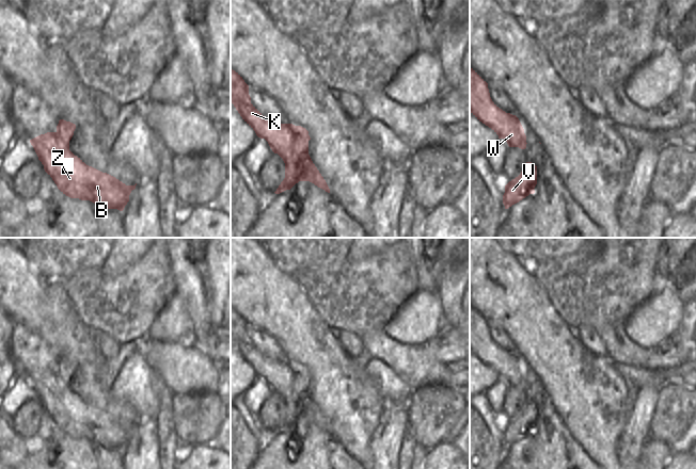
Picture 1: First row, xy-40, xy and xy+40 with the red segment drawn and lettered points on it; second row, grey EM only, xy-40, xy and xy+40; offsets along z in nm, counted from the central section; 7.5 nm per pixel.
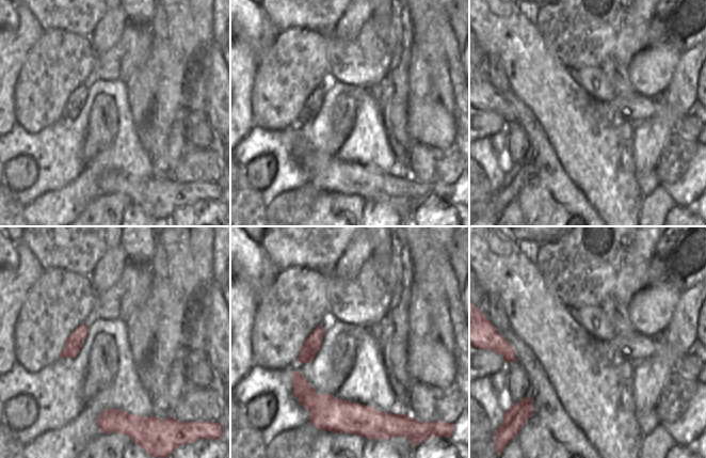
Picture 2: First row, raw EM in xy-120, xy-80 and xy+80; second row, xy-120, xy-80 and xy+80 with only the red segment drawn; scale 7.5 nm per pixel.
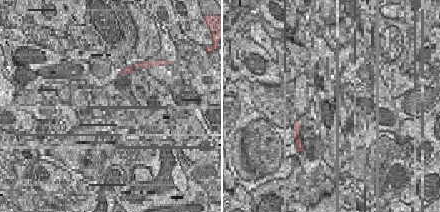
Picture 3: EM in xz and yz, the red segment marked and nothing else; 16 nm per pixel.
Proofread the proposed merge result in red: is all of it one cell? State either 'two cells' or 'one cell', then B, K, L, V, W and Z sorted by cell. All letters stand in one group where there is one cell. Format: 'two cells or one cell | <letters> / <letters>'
two cells | B K L W Z / V

